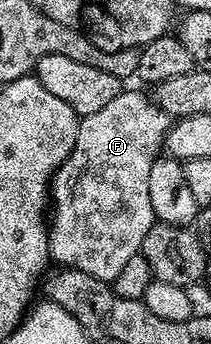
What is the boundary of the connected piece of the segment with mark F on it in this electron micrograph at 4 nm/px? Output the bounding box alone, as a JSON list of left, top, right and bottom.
[49,91,171,283]

